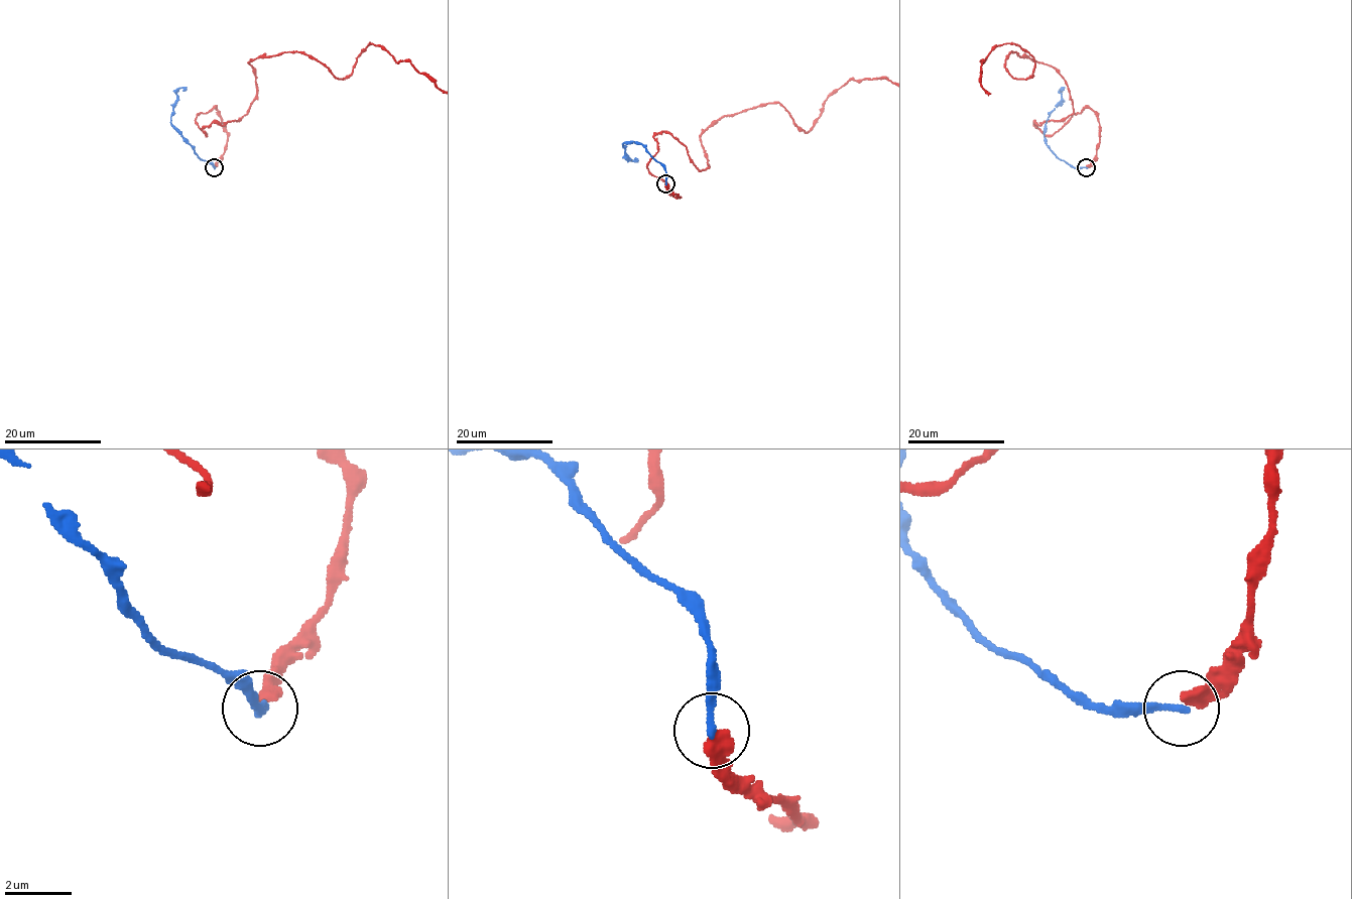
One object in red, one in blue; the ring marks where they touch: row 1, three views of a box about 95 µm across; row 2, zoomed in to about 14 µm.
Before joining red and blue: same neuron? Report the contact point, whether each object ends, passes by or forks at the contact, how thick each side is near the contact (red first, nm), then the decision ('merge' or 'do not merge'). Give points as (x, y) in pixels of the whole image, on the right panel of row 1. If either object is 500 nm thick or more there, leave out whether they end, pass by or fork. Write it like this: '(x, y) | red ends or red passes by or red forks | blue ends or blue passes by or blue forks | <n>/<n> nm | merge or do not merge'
(1086, 167) | red ends | blue ends | 440/200 nm | do not merge

